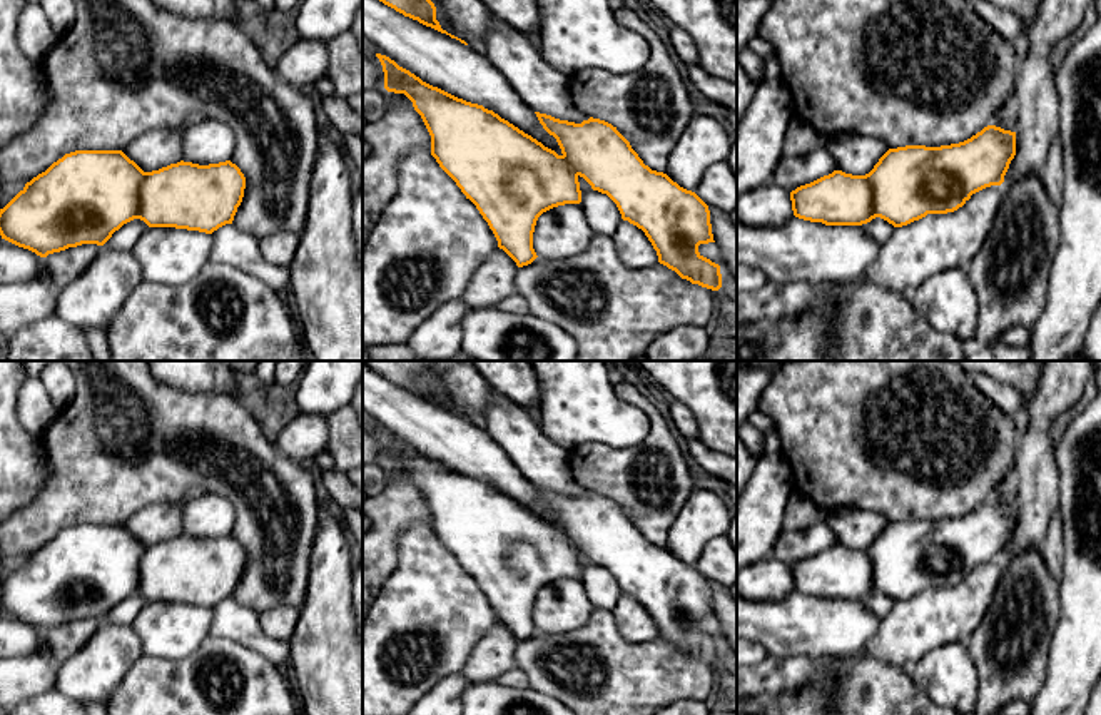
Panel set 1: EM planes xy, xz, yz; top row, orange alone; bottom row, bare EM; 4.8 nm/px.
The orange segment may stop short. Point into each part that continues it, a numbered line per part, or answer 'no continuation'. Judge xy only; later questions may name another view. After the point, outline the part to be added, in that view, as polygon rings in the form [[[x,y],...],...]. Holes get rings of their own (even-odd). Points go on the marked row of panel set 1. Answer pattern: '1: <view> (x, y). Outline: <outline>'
1: xy (156, 149). Outline: [[[185,127],[150,130],[132,140],[122,152],[144,172],[159,170],[182,160],[184,134]]]

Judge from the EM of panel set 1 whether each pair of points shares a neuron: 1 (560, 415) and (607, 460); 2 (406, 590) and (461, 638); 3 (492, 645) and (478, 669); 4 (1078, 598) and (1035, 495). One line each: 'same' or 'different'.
1: different
2: same
3: same
4: different

